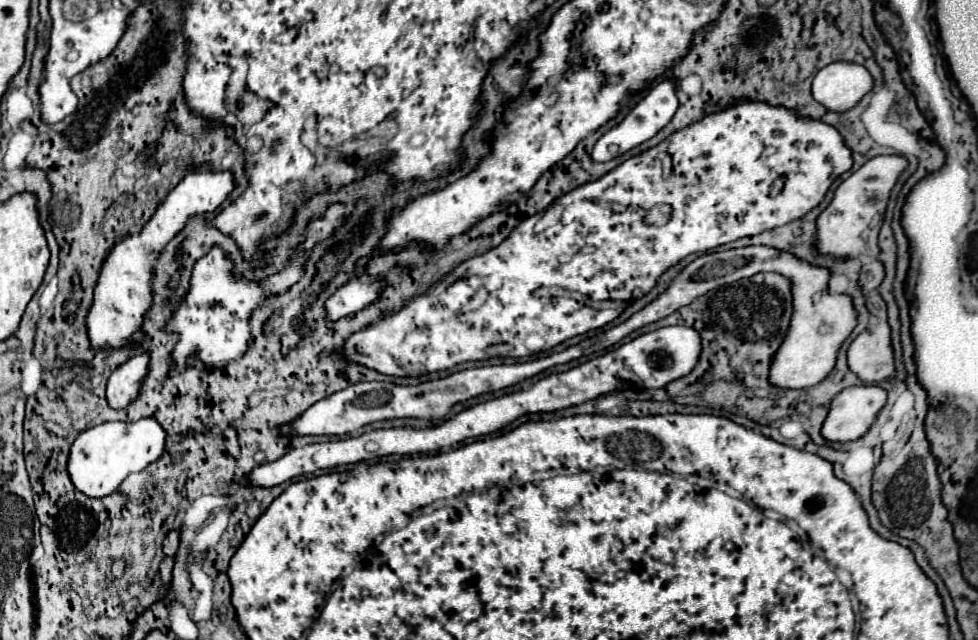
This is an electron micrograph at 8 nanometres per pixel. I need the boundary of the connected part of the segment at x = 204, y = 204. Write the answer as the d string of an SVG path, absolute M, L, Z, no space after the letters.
M210 162L194 166L186 172L186 176L176 184L172 192L164 198L164 202L156 208L152 218L142 226L138 234L128 234L120 242L112 246L108 256L104 258L96 288L94 302L86 316L88 338L94 350L110 350L110 348L136 348L132 342L134 332L138 332L144 324L144 316L152 306L152 276L154 262L162 254L164 246L186 226L186 222L204 212L214 212L226 196L234 190L234 174L232 172L214 172Z

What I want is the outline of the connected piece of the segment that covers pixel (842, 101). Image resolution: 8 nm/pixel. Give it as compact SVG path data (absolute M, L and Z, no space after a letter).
M832 62L816 72L812 96L834 112L850 110L860 98L870 92L872 78L864 66L848 62Z

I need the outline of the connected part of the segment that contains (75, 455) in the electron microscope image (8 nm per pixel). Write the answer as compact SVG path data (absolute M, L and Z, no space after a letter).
M154 418L138 422L104 422L84 430L72 444L68 474L72 484L92 498L102 498L118 490L122 480L132 472L142 472L150 462L158 460L164 452L166 432Z

